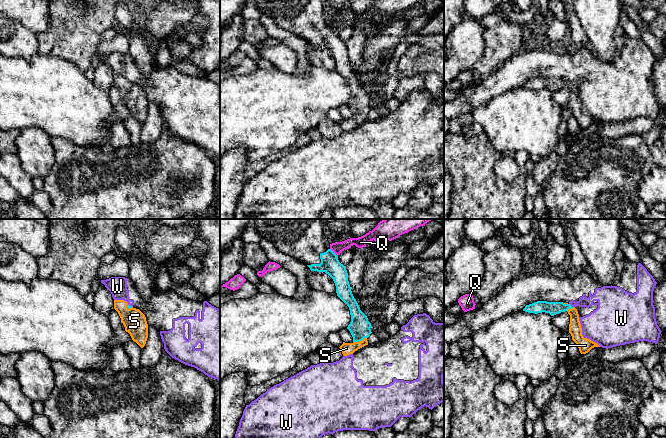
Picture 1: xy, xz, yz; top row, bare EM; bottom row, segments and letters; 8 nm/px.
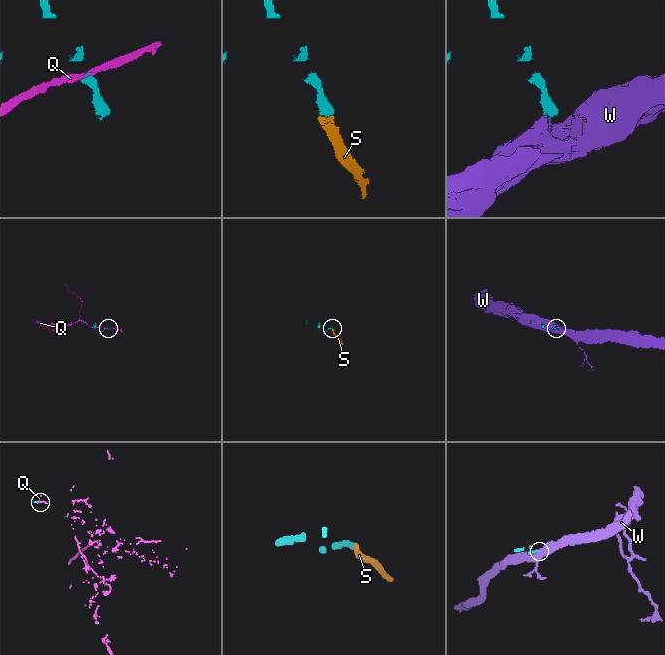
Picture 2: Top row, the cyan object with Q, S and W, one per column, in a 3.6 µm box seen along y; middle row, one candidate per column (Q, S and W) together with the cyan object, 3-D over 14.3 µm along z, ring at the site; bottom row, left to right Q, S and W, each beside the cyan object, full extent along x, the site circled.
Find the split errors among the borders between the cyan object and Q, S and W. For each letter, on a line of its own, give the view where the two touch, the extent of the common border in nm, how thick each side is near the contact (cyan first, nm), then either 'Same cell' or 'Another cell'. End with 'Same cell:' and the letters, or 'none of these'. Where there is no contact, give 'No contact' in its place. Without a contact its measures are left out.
Q: Touches cyan in xz. Shared border 90 nm. Thickness 150 nm (cyan) against 90 nm. Another cell
S: Touches cyan in xz. Shared border 120 nm. Thickness 170 nm (cyan) against 100 nm. Same cell
W: Touches cyan in yz. Shared border 50 nm. Thickness 110 nm (cyan) against 200 nm. Another cell
Same cell: S

